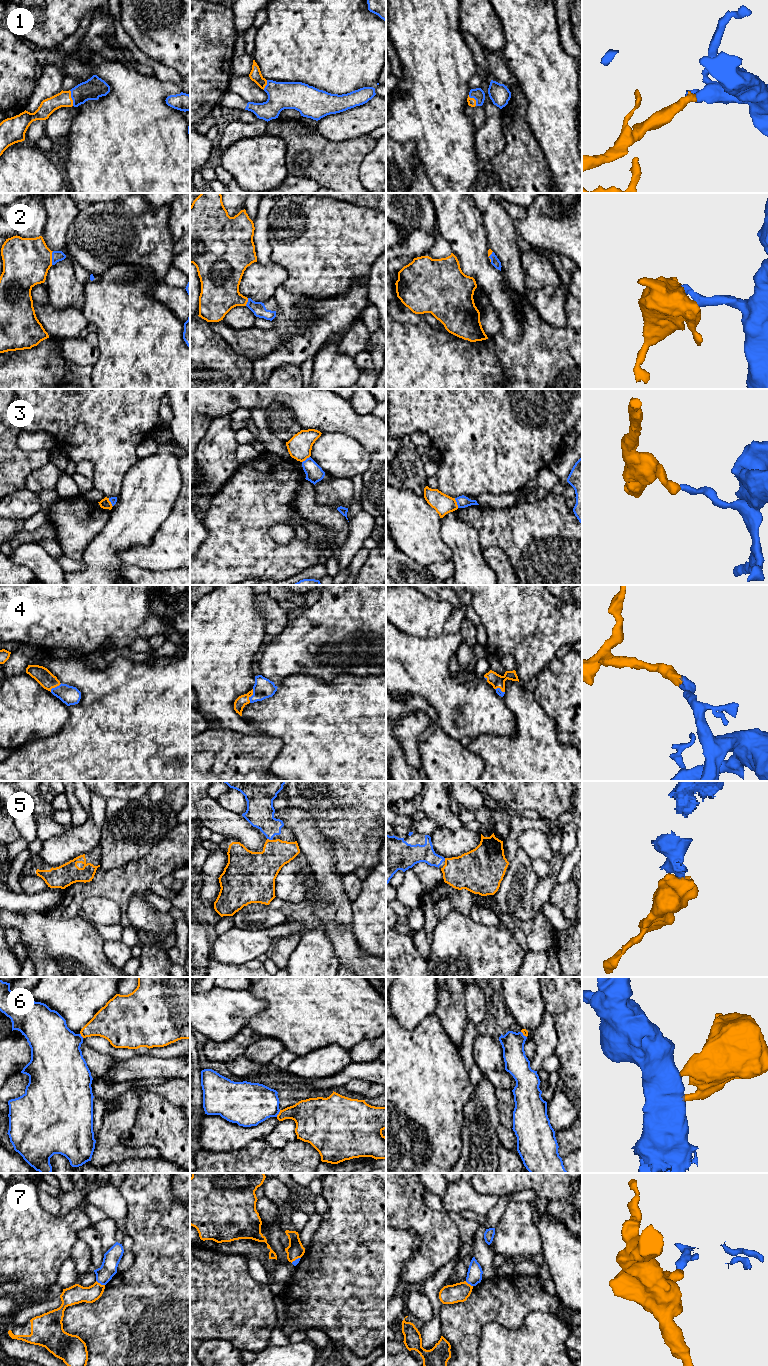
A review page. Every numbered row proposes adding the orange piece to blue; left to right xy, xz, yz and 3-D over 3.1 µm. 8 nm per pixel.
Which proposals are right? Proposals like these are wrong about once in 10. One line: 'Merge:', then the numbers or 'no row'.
Merge: 1, 2, 4, 5

